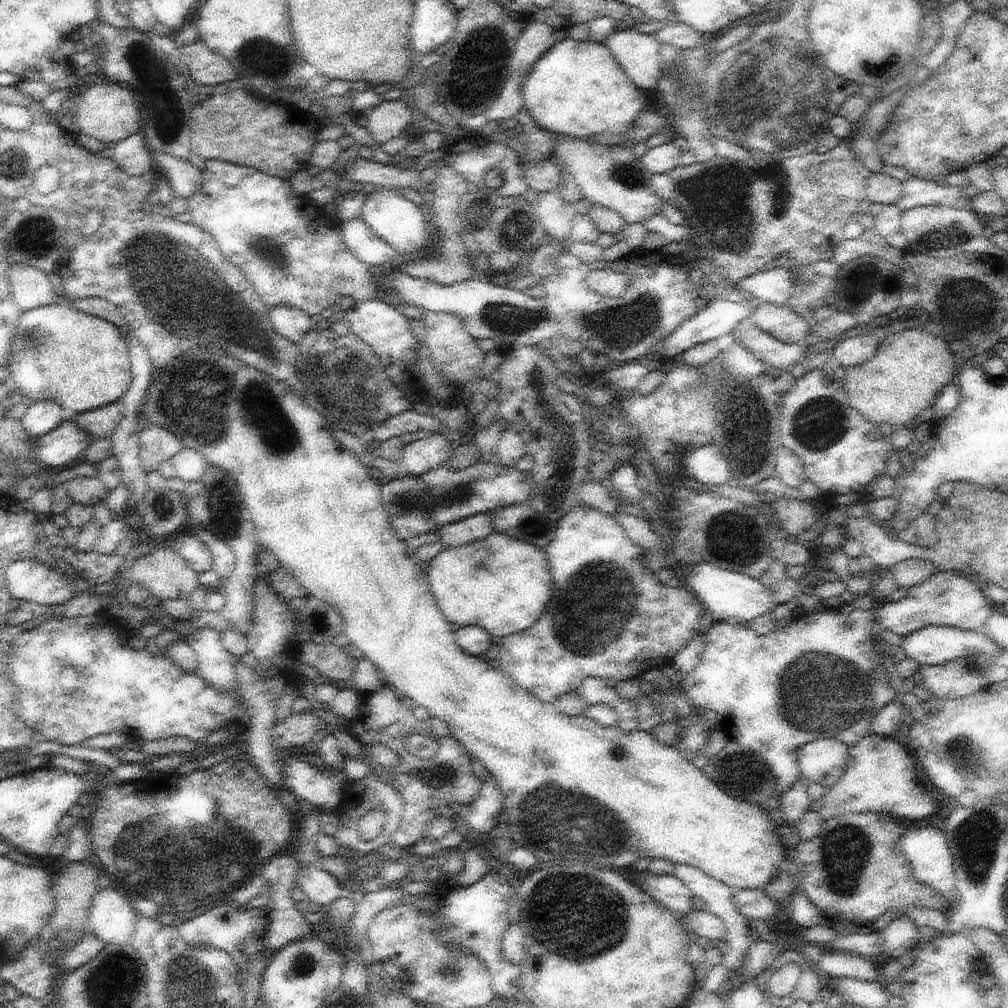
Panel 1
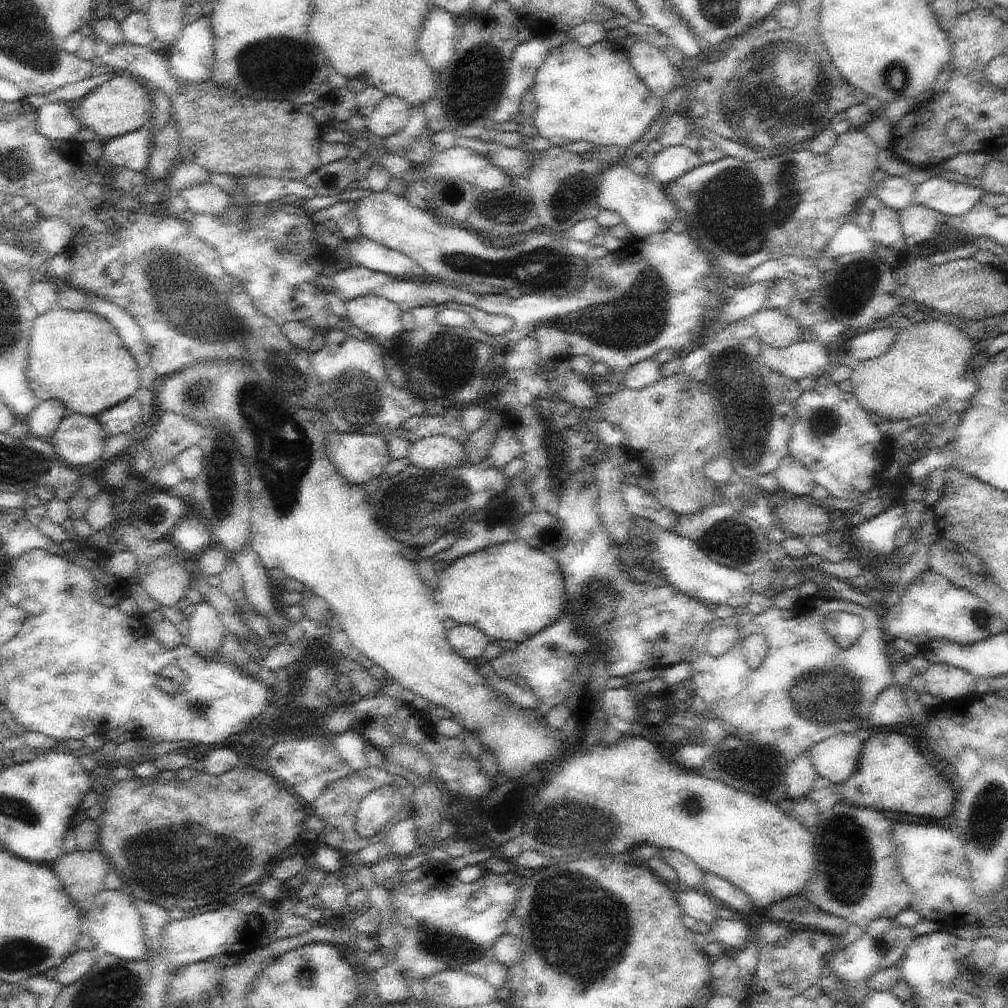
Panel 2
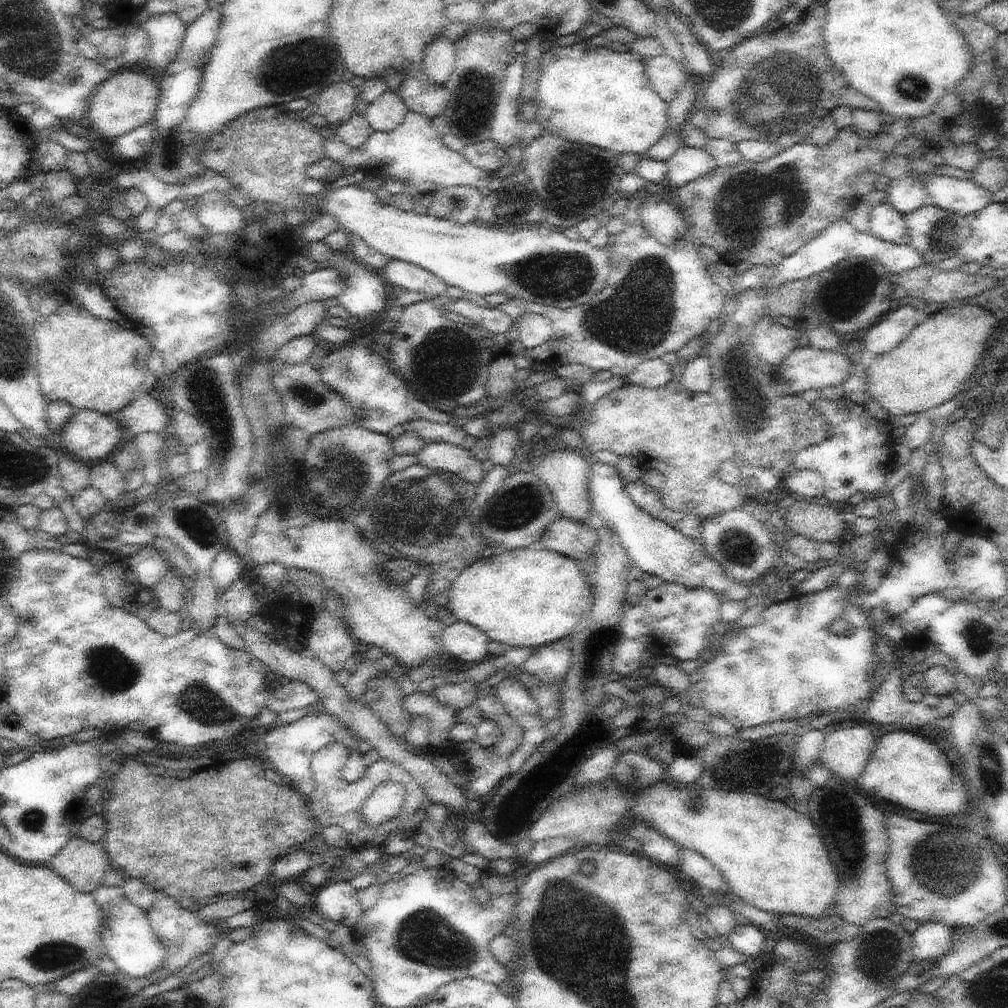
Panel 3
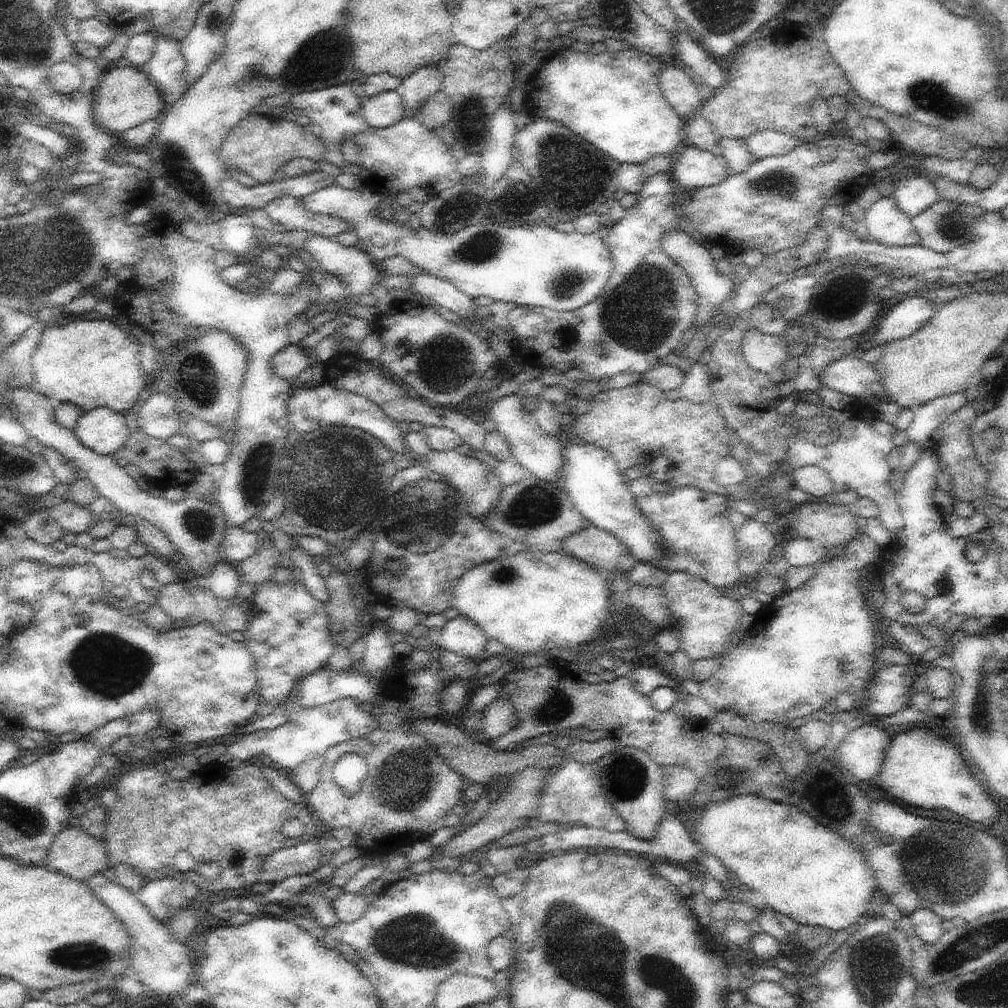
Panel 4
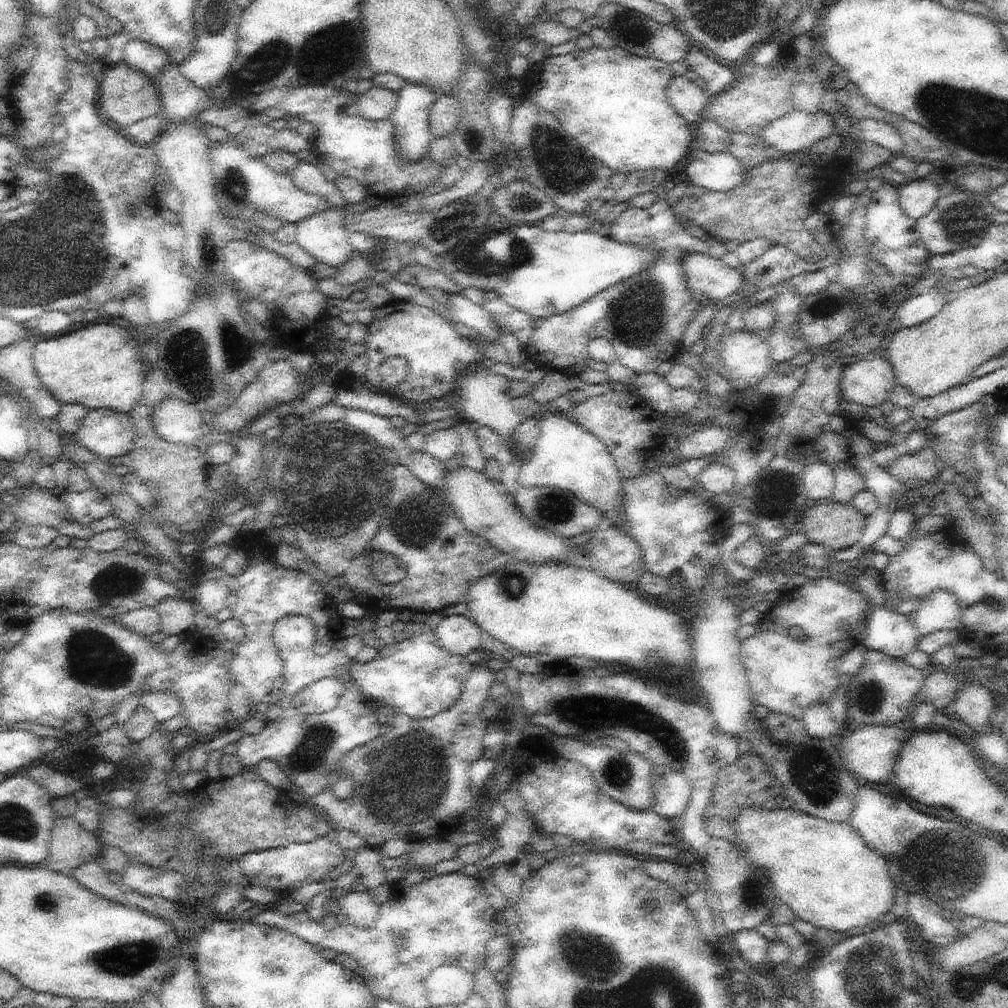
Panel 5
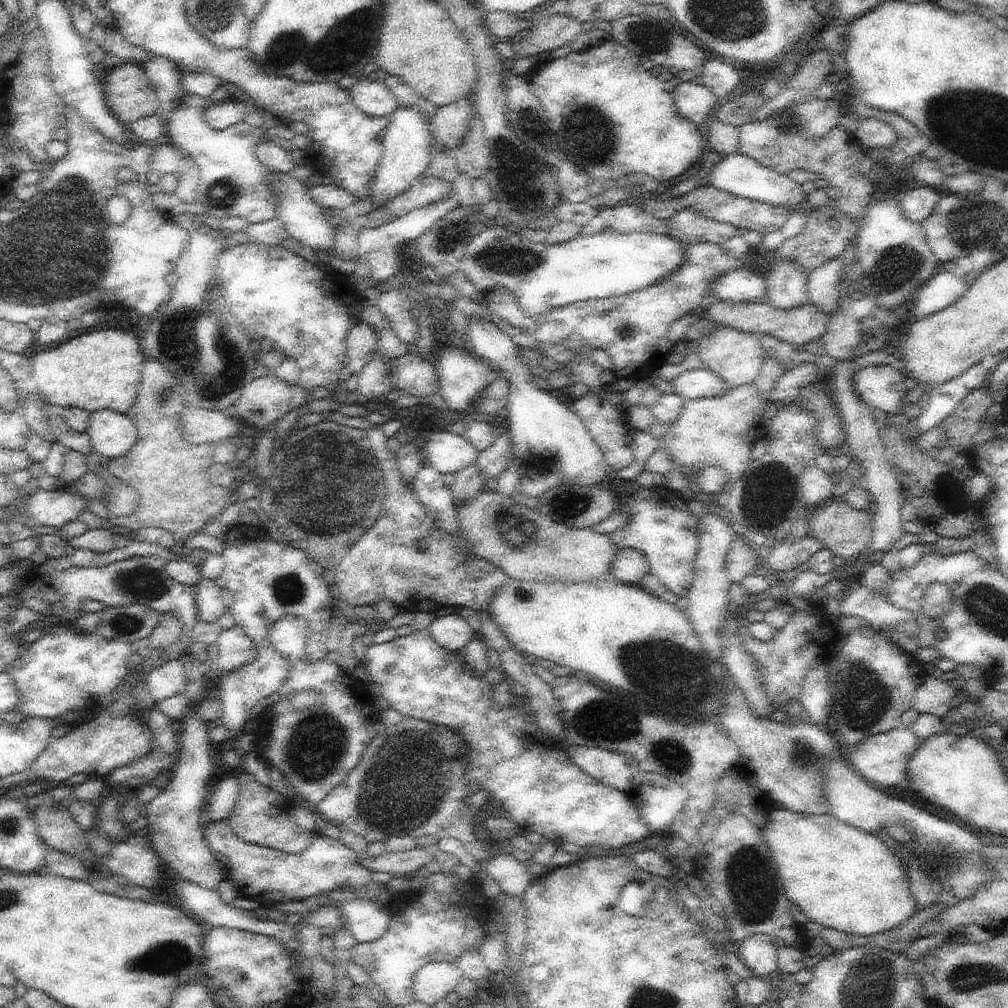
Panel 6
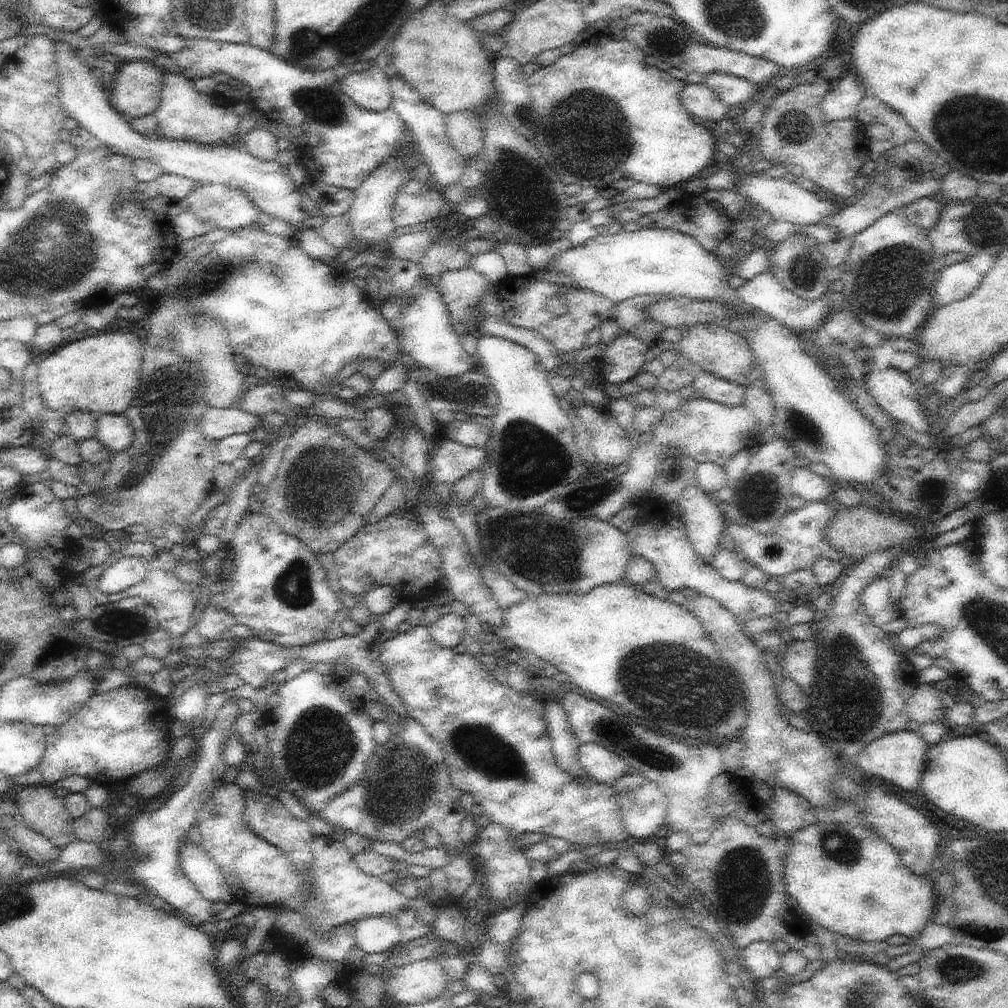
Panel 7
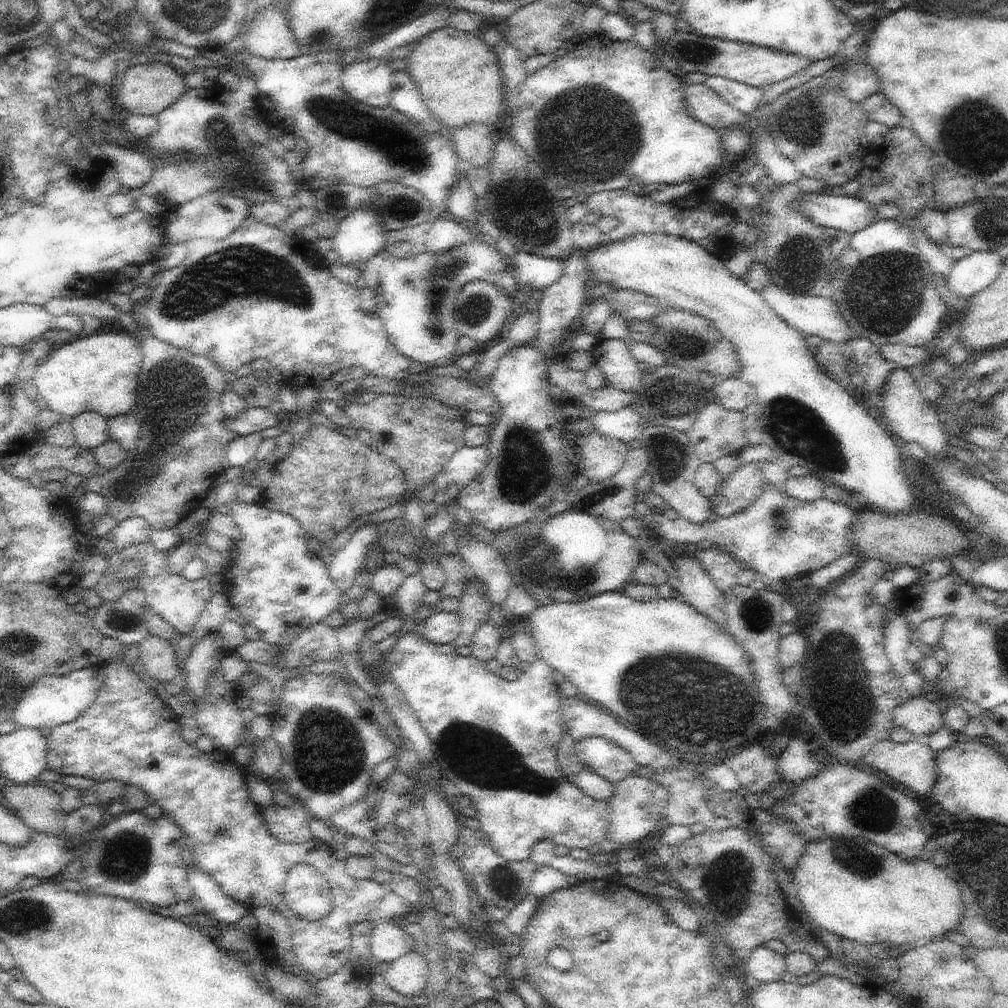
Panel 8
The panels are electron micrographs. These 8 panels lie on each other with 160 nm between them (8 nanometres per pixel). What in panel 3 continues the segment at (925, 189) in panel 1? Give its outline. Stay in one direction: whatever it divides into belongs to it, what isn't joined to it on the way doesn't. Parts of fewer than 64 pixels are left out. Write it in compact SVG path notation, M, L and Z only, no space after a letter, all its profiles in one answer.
M933 174L926 186L934 206L963 217L986 208L992 202L993 192L978 186L974 180Z

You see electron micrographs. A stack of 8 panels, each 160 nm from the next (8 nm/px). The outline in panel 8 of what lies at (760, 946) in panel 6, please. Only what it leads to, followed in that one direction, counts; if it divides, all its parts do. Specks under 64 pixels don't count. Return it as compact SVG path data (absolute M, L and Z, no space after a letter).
M766 945L759 946L742 966L744 966L742 973L752 975L760 983L779 981L787 970L785 955L770 950Z

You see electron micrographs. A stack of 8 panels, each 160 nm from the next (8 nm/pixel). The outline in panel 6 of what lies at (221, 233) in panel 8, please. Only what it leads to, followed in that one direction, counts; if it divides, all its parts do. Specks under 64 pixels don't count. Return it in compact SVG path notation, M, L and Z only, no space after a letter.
M186 91L167 125L166 139L186 151L199 166L201 179L196 201L206 208L206 217L237 216L252 223L280 218L277 198L269 187L269 175L273 174L273 170L262 164L255 153L267 126L253 127L240 121L226 130L214 130L205 119L205 109L212 104L214 102L209 97Z

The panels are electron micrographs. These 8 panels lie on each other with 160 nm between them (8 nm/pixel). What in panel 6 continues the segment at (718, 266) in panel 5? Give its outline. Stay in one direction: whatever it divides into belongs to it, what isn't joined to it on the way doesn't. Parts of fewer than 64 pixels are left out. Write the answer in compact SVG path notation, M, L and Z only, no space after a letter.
M738 267L727 273L719 274L719 277L709 284L708 294L714 294L720 301L748 301L767 298L767 281L765 274L760 275L748 267Z

